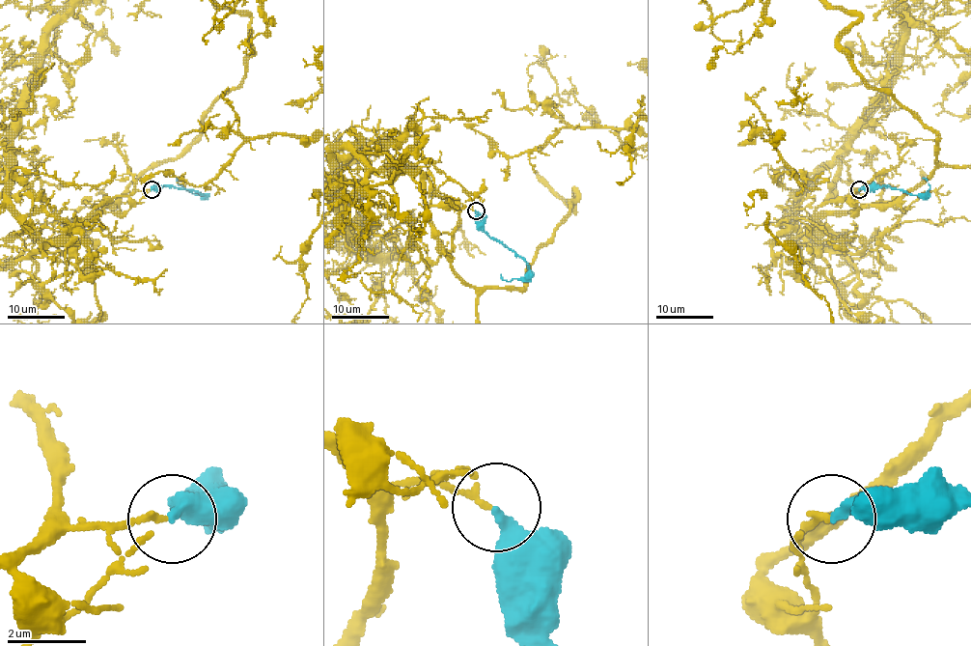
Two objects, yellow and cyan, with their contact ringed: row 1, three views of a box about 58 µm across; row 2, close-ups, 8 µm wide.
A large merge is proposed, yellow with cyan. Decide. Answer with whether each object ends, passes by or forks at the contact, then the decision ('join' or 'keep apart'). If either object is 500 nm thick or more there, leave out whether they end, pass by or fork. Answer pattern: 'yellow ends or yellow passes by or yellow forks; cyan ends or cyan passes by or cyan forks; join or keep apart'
yellow ends; cyan ends; keep apart

